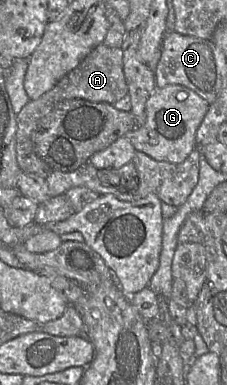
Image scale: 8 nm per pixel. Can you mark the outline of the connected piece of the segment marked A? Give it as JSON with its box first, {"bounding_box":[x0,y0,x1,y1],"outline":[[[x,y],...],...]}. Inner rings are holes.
{"bounding_box":[16,43,128,179],"outline":[[[104,43],[96,46],[81,63],[65,75],[52,89],[36,100],[29,102],[16,114],[16,158],[20,170],[46,179],[53,171],[50,166],[34,152],[32,133],[41,117],[53,106],[66,99],[84,99],[91,102],[114,104],[128,94],[128,85],[123,69],[122,48],[112,48]]]}

